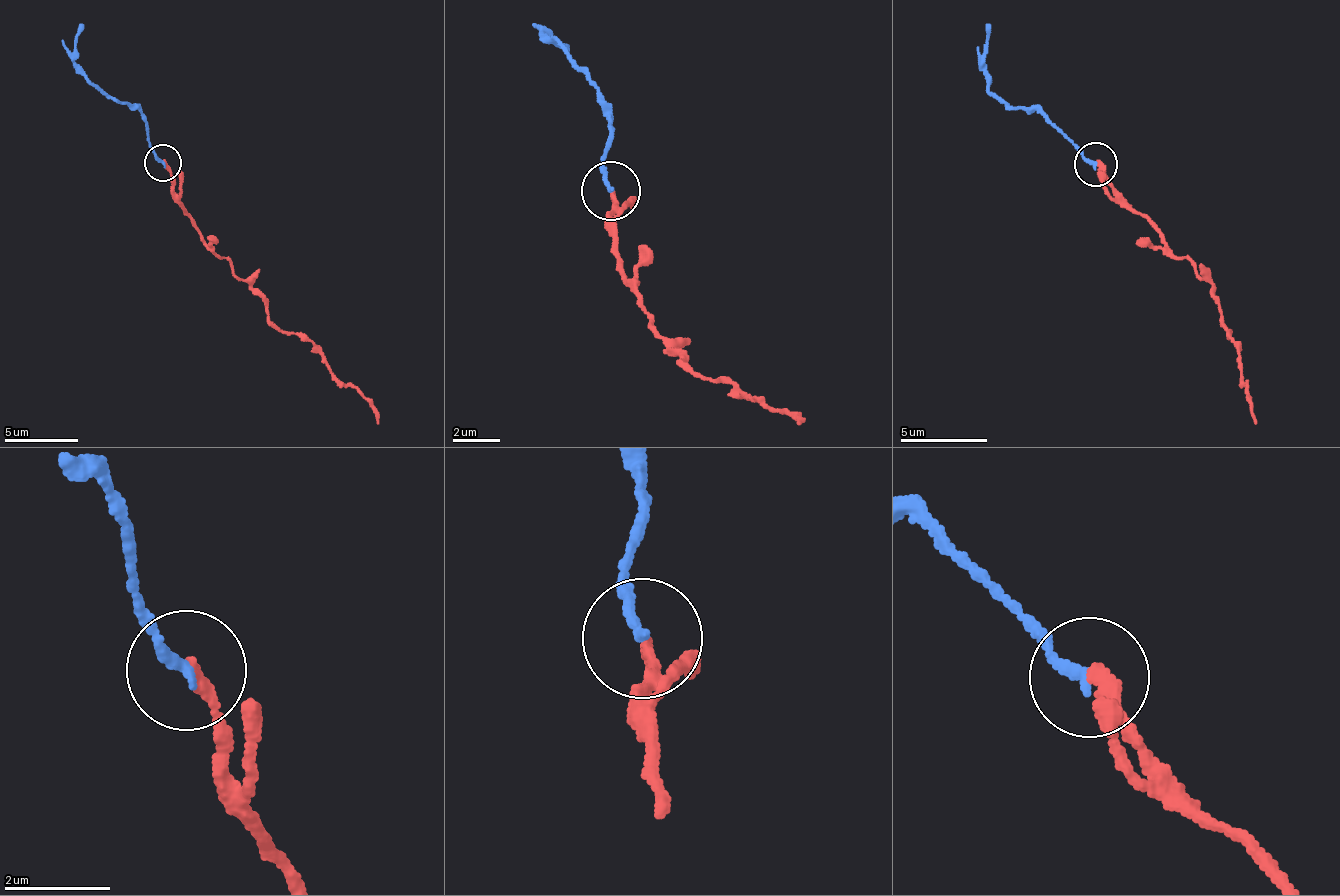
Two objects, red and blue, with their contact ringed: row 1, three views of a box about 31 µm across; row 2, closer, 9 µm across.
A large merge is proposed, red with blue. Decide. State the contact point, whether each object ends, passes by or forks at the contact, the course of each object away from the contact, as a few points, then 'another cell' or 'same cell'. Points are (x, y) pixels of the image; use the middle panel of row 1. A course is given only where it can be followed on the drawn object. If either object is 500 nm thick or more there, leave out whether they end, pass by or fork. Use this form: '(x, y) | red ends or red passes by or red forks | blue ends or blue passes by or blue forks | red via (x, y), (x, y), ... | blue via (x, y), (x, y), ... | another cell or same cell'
(610, 190) | red ends | blue ends | red via (609, 192), (616, 201), (607, 237), (623, 277), (682, 363), (682, 360), (799, 424) | blue via (609, 192), (609, 102), (561, 38), (545, 31), (570, 49) | same cell

